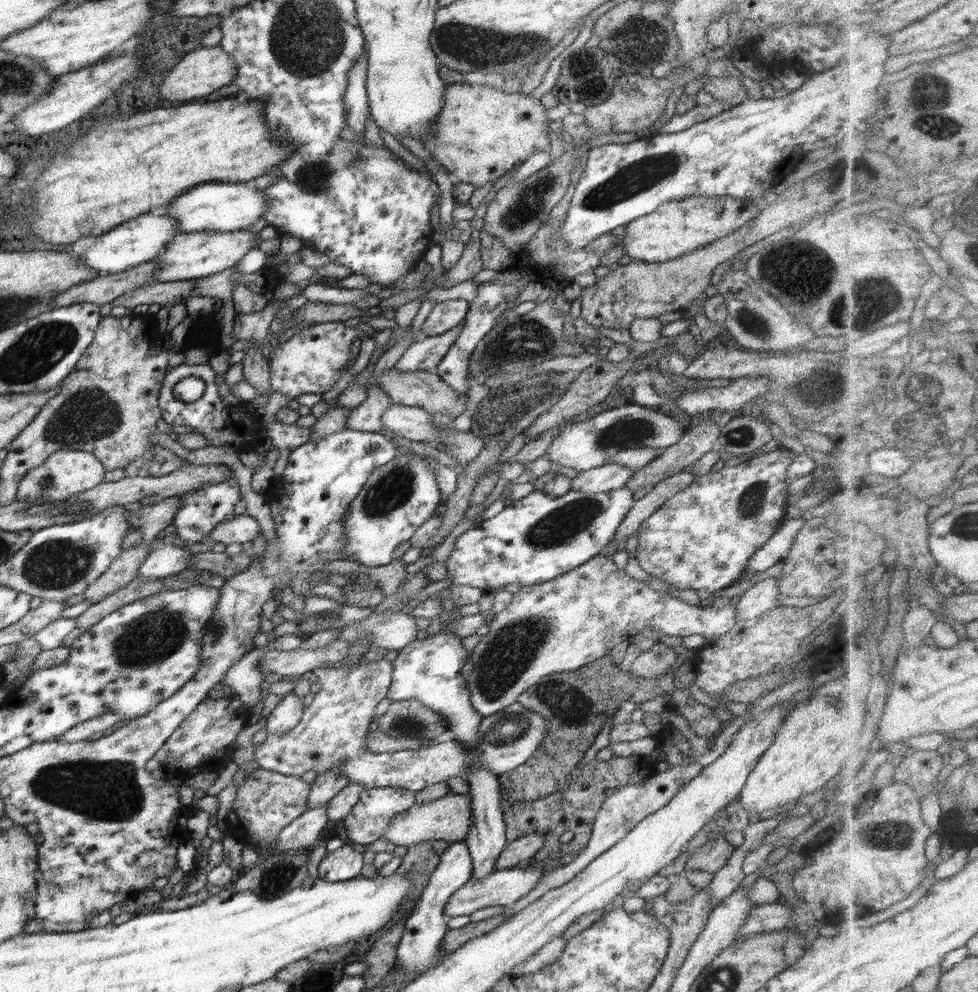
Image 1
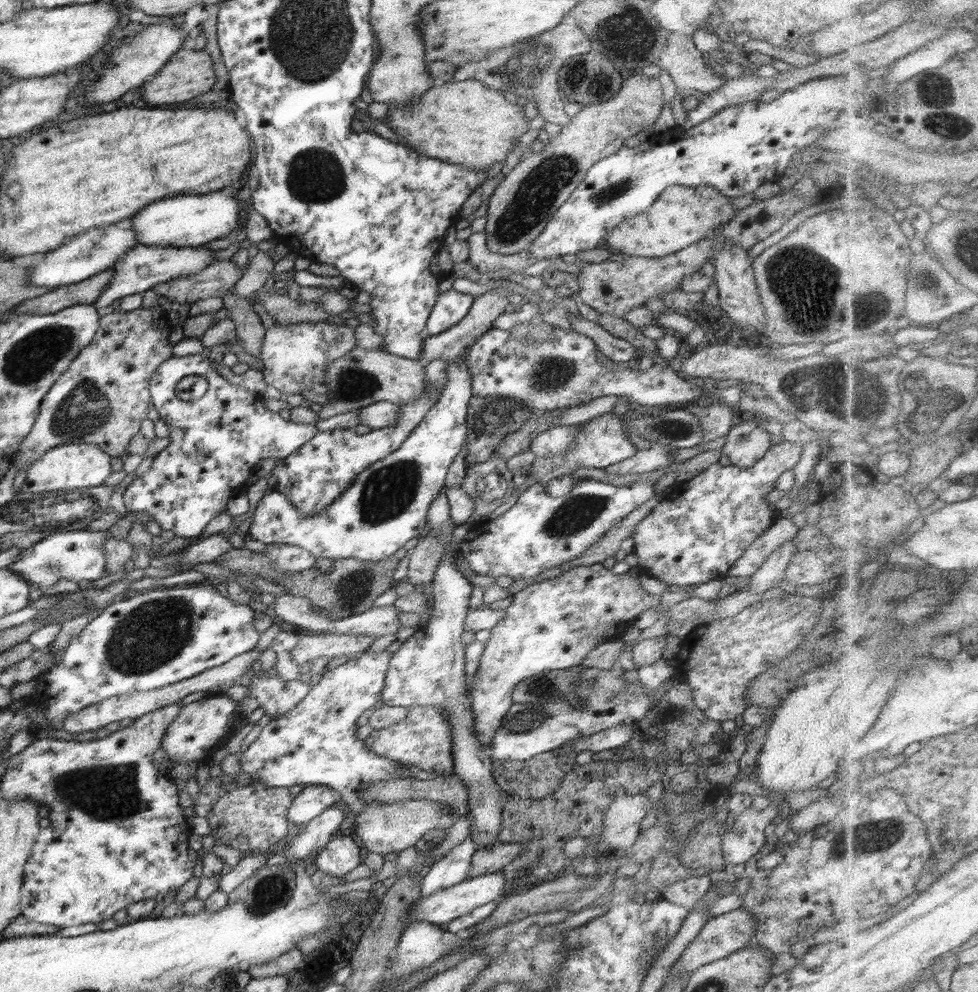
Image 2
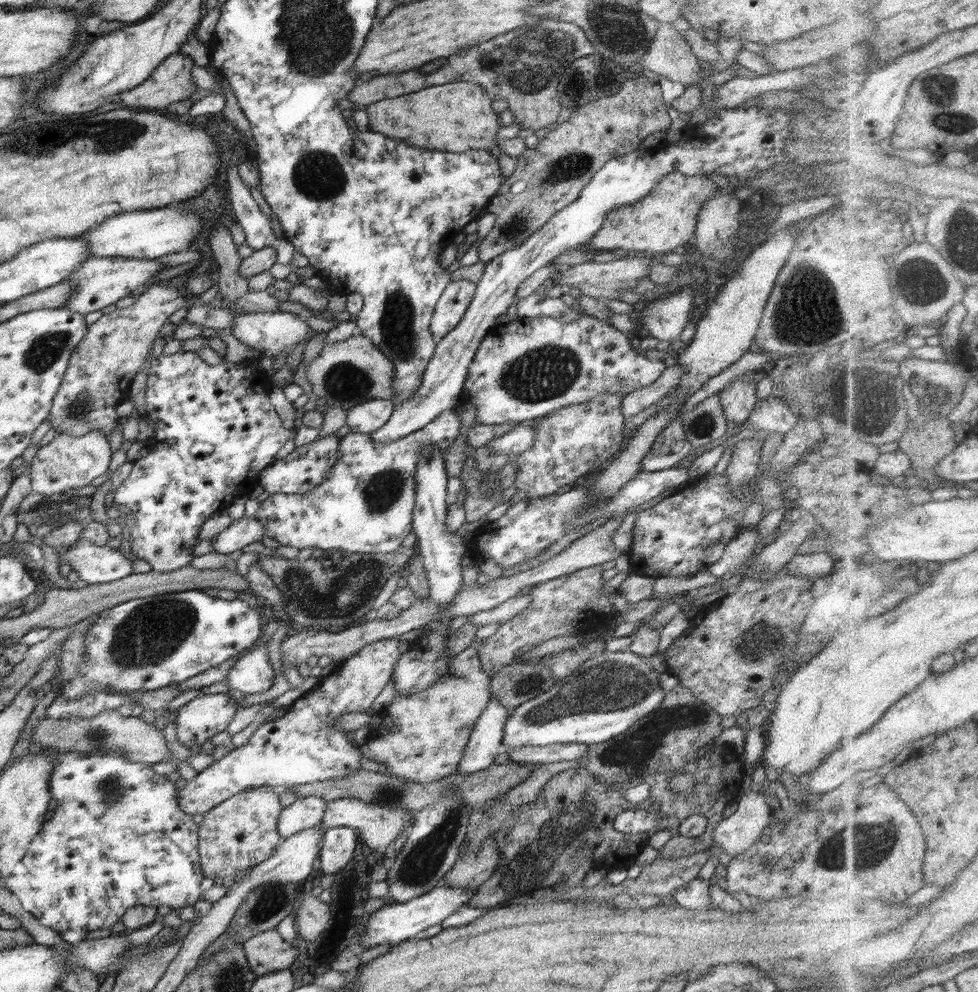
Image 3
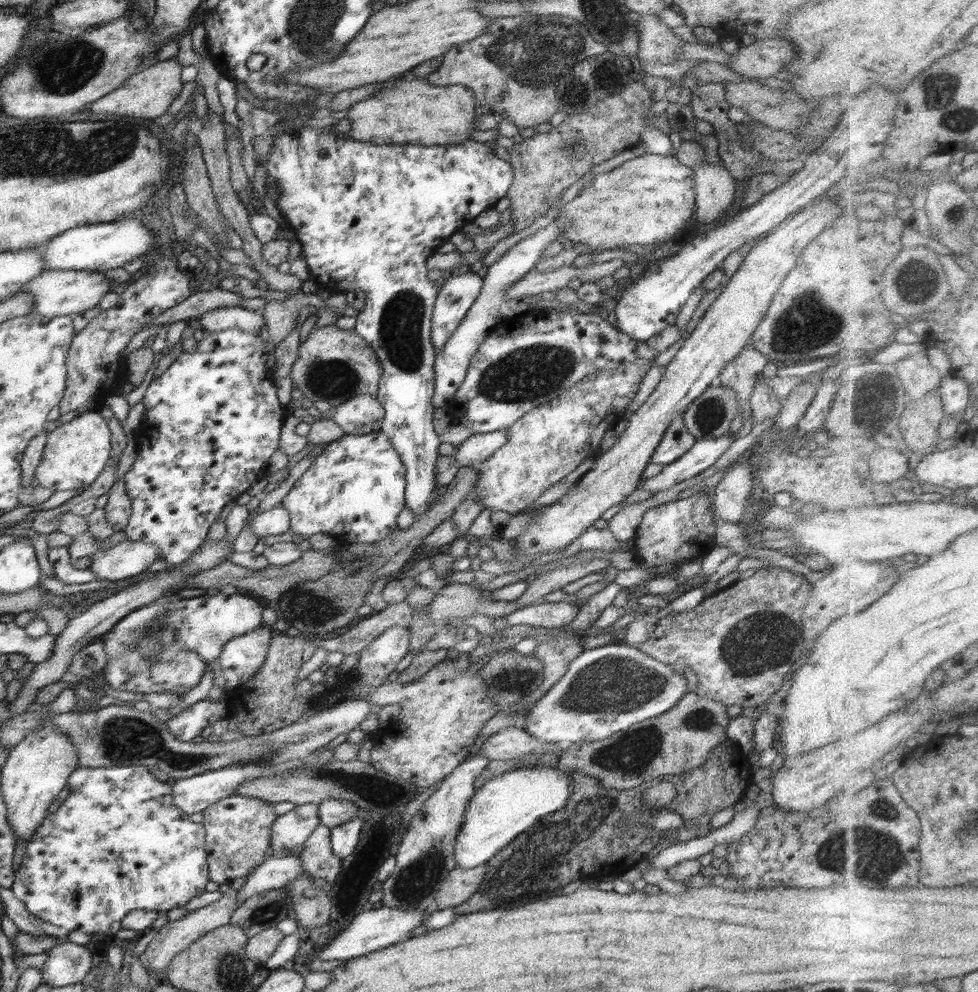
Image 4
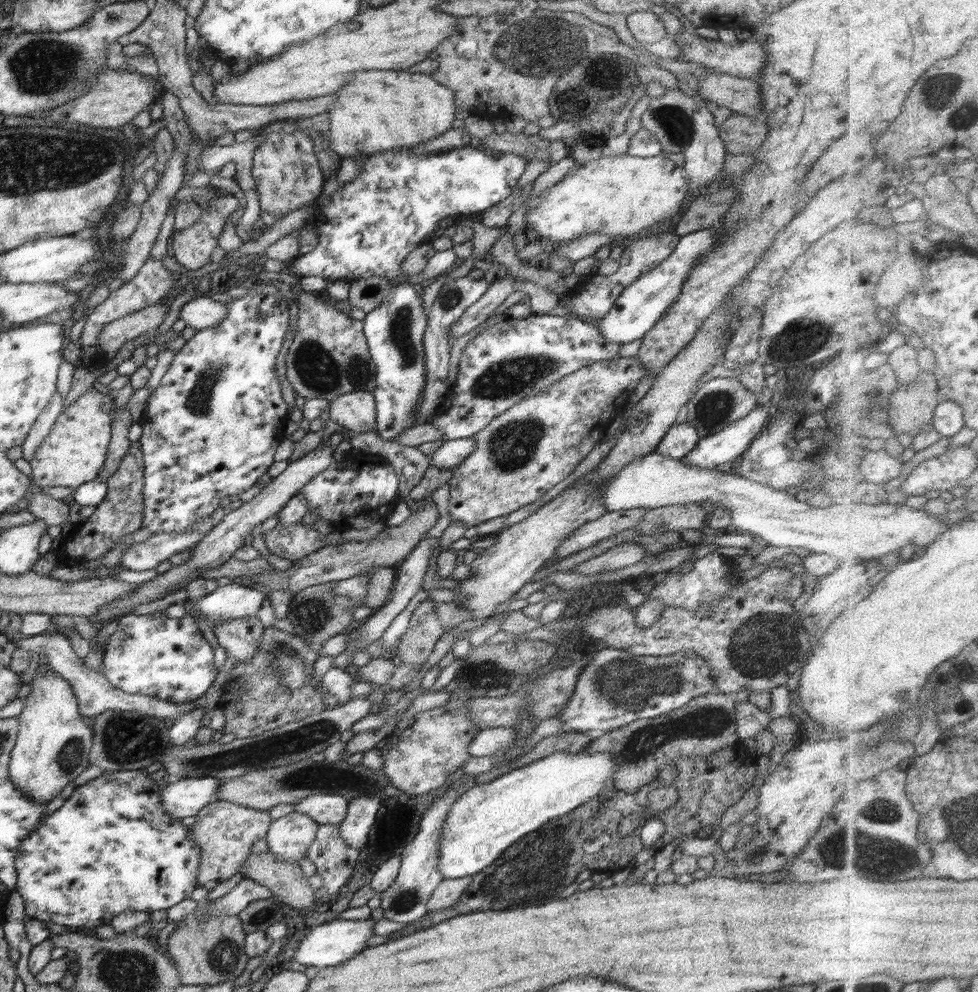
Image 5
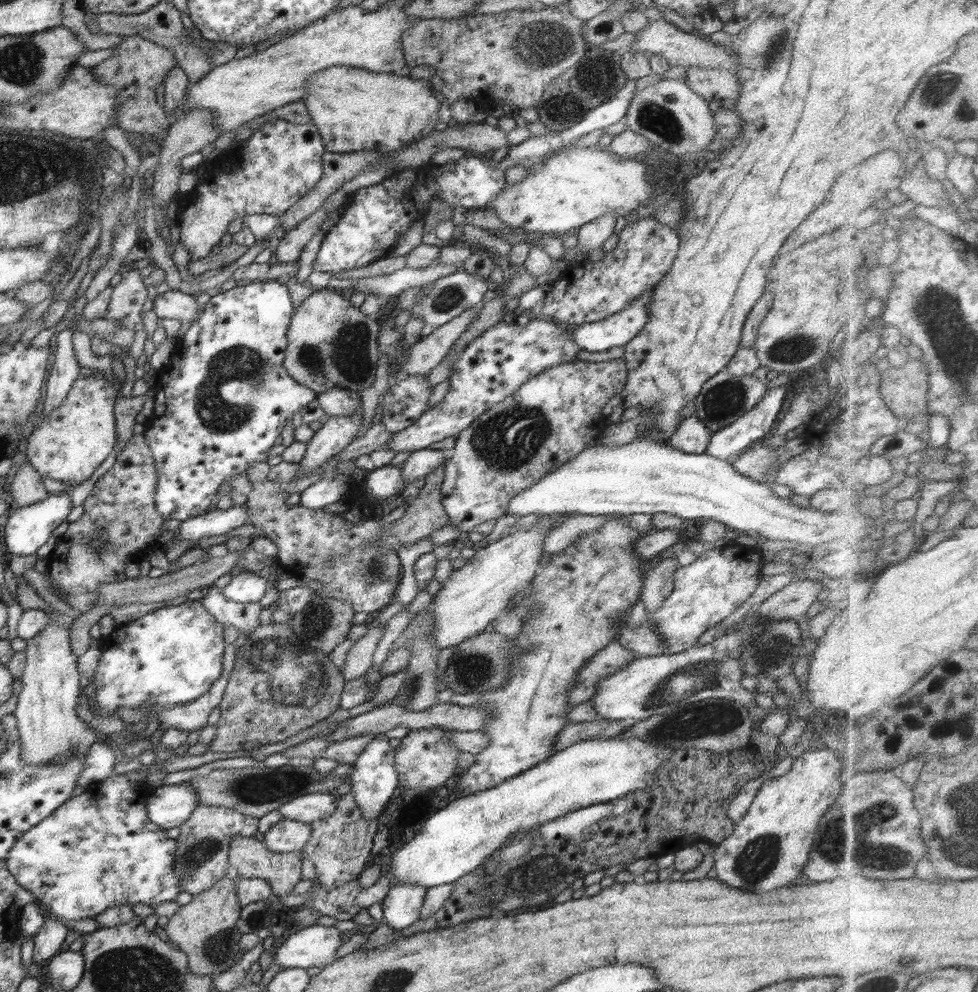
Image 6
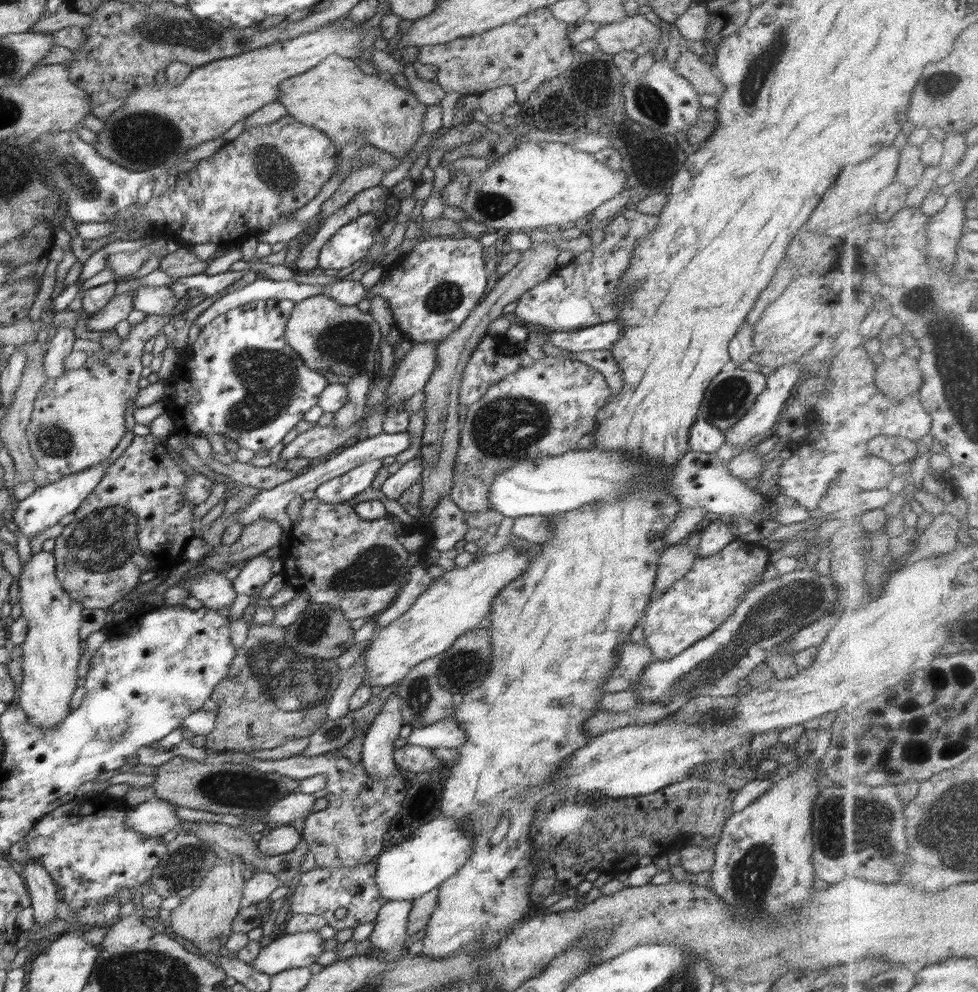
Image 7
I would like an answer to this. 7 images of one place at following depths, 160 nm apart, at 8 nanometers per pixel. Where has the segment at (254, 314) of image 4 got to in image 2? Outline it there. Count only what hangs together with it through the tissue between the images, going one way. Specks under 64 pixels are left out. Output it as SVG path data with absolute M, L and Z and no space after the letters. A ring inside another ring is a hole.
M277 322L265 332L260 347L260 360L265 365L261 370L266 384L280 390L285 397L301 394L304 389L321 391L326 369L336 360L348 355L355 348L355 328L324 322Z

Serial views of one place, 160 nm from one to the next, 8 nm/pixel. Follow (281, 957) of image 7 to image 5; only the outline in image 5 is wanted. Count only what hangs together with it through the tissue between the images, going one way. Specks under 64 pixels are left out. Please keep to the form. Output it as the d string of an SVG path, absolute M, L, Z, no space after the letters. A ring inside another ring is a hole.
M374 916L369 919L345 920L334 919L332 922L315 926L298 944L293 958L306 966L318 968L337 967L339 964L353 959L359 952L362 952L368 944L373 933L374 924L377 920Z

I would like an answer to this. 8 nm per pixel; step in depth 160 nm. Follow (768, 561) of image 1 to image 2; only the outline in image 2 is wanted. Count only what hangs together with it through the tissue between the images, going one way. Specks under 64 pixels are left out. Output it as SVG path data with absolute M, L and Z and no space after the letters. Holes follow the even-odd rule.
M790 517L776 518L772 526L763 532L753 544L750 544L746 553L734 562L730 571L726 573L726 577L752 577L764 565L766 559L776 549L780 549L784 543L795 538L798 531L798 526Z

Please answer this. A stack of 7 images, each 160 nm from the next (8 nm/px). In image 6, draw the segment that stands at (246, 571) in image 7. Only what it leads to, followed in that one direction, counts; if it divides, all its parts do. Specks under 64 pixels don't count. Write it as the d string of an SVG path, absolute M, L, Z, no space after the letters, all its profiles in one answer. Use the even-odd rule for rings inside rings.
M242 572L230 580L230 584L222 589L226 599L242 604L259 602L266 592L268 578L262 578L259 573Z

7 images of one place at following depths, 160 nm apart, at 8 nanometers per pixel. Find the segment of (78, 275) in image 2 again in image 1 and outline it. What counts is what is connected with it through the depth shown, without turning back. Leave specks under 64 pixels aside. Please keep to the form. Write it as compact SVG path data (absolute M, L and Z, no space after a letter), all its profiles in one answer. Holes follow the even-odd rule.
M145 213L143 216L124 222L114 230L103 233L100 239L77 257L98 273L124 272L145 262L156 260L162 254L163 248L169 246L169 242L178 233L179 226L176 225L174 218L166 214L154 216L154 214Z

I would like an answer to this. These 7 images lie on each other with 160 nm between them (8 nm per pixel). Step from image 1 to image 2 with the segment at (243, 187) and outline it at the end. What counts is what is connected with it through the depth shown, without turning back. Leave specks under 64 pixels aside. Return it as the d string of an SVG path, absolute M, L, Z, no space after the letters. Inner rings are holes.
M235 192L182 193L146 206L130 219L128 227L137 232L139 244L195 247L227 237L238 228L241 211Z

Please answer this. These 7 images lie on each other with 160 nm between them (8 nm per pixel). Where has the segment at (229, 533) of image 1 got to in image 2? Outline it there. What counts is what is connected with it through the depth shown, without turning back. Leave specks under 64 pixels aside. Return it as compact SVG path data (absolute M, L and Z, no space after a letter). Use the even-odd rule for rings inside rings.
M468 348L462 352L460 361L447 362L446 382L439 399L426 416L422 417L418 426L406 437L398 450L365 468L330 506L310 516L301 516L301 512L298 512L287 496L281 492L274 490L270 494L265 494L257 503L248 534L254 540L260 540L266 545L286 544L302 548L315 559L320 557L357 559L368 563L388 559L402 549L408 540L424 535L428 528L427 516L430 505L446 489L444 480L448 468L454 462L456 454L460 454L460 448L467 440L467 412L470 399L473 397L473 376L466 362Z

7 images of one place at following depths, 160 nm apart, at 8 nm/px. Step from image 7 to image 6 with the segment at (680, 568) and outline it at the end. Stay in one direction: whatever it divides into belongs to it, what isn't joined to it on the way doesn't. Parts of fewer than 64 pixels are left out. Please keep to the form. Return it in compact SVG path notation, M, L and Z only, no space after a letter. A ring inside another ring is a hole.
M666 558L666 560L662 559L658 566L654 566L645 573L640 601L645 604L646 616L649 618L663 606L666 598L674 590L672 576L674 576L674 570L680 567L678 558Z

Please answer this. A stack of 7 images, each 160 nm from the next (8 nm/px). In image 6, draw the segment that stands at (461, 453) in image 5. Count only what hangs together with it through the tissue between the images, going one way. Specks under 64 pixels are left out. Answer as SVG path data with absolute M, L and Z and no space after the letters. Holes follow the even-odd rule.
M422 449L412 451L411 455L403 462L401 475L403 479L412 482L416 479L424 479L437 466L445 466L449 453L441 449Z

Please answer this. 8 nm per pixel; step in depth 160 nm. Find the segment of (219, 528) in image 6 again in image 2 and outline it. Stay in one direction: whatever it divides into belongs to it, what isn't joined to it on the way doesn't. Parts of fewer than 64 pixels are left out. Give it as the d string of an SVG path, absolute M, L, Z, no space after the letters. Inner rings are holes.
M78 529L64 532L49 532L34 544L34 547L24 549L20 560L10 564L8 571L18 575L35 589L45 592L59 580L69 580L78 583L83 580L97 581L108 576L107 559L104 554L104 542L107 531Z

